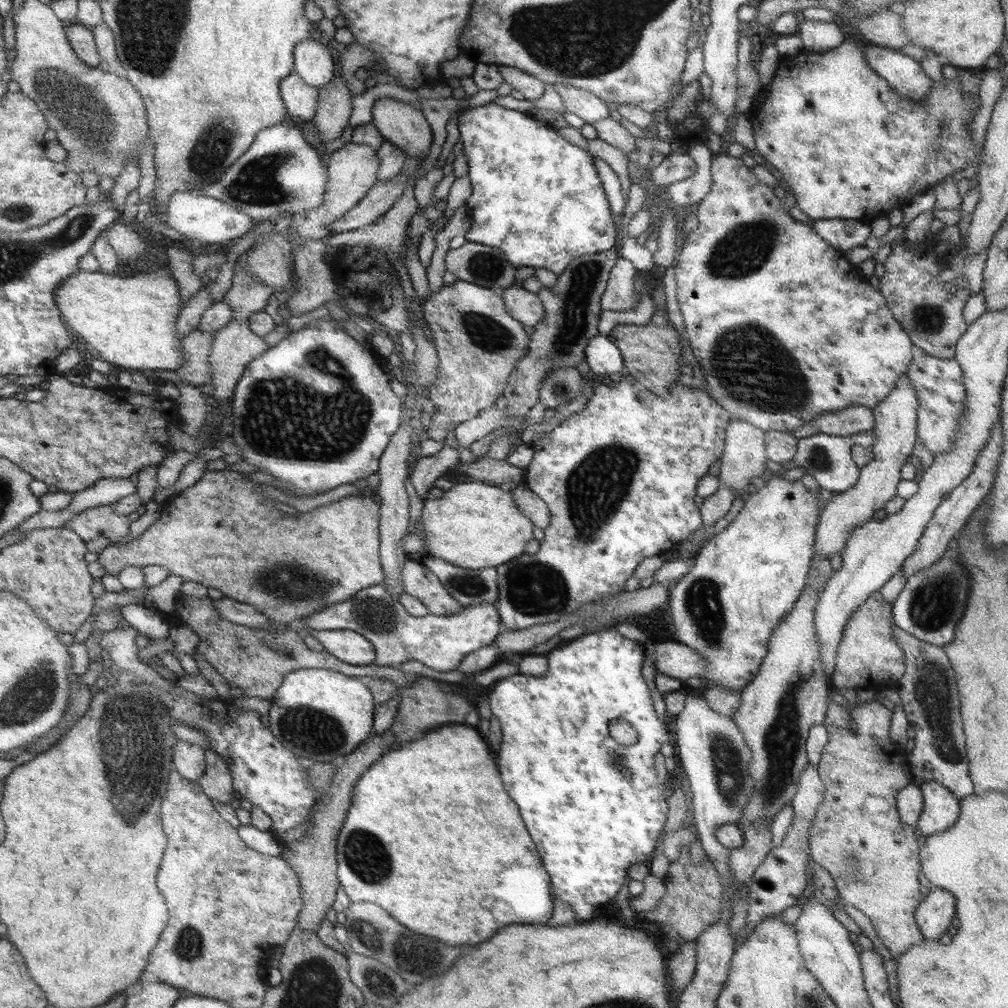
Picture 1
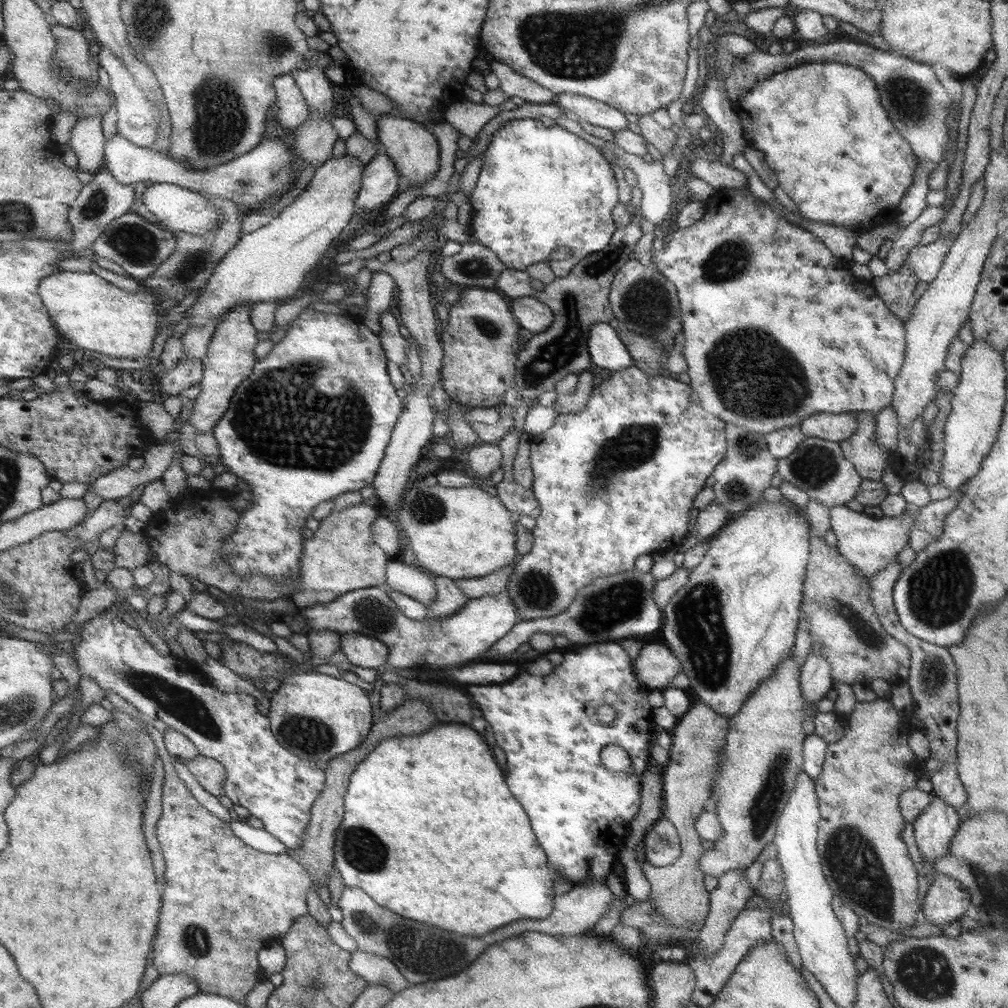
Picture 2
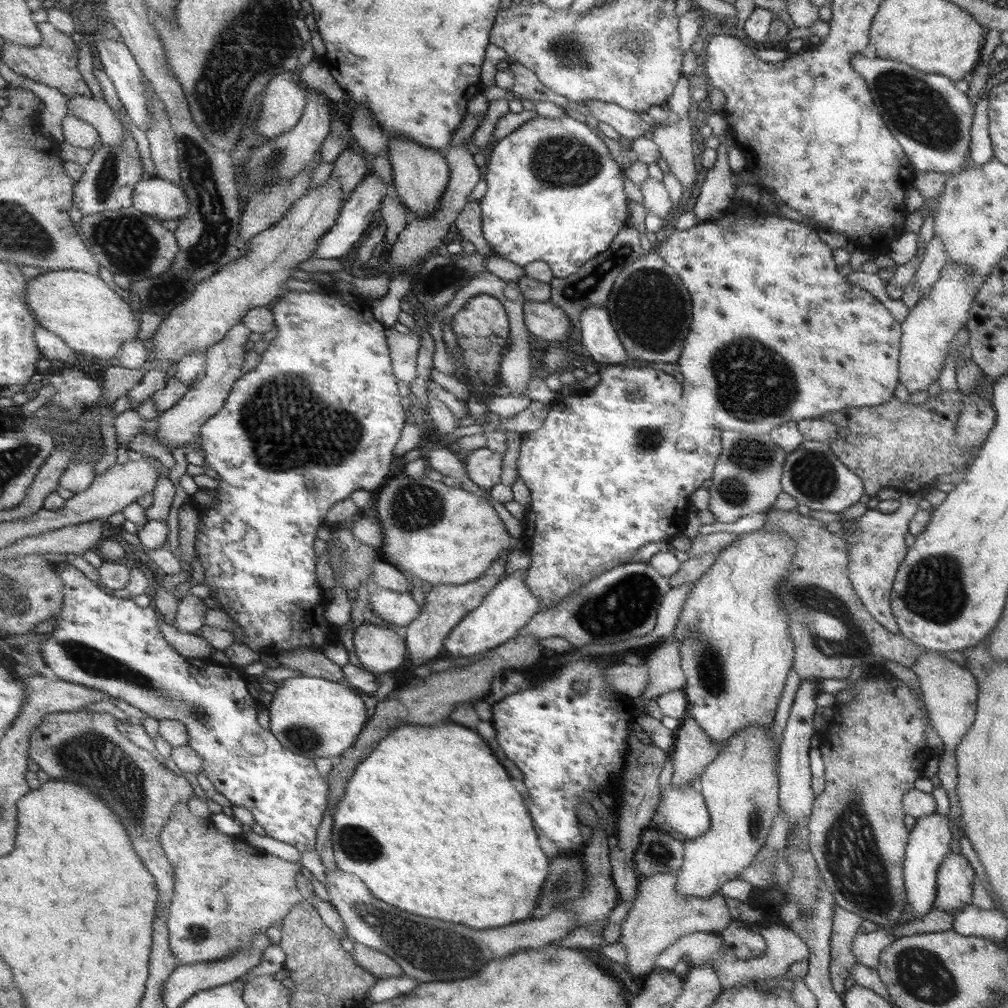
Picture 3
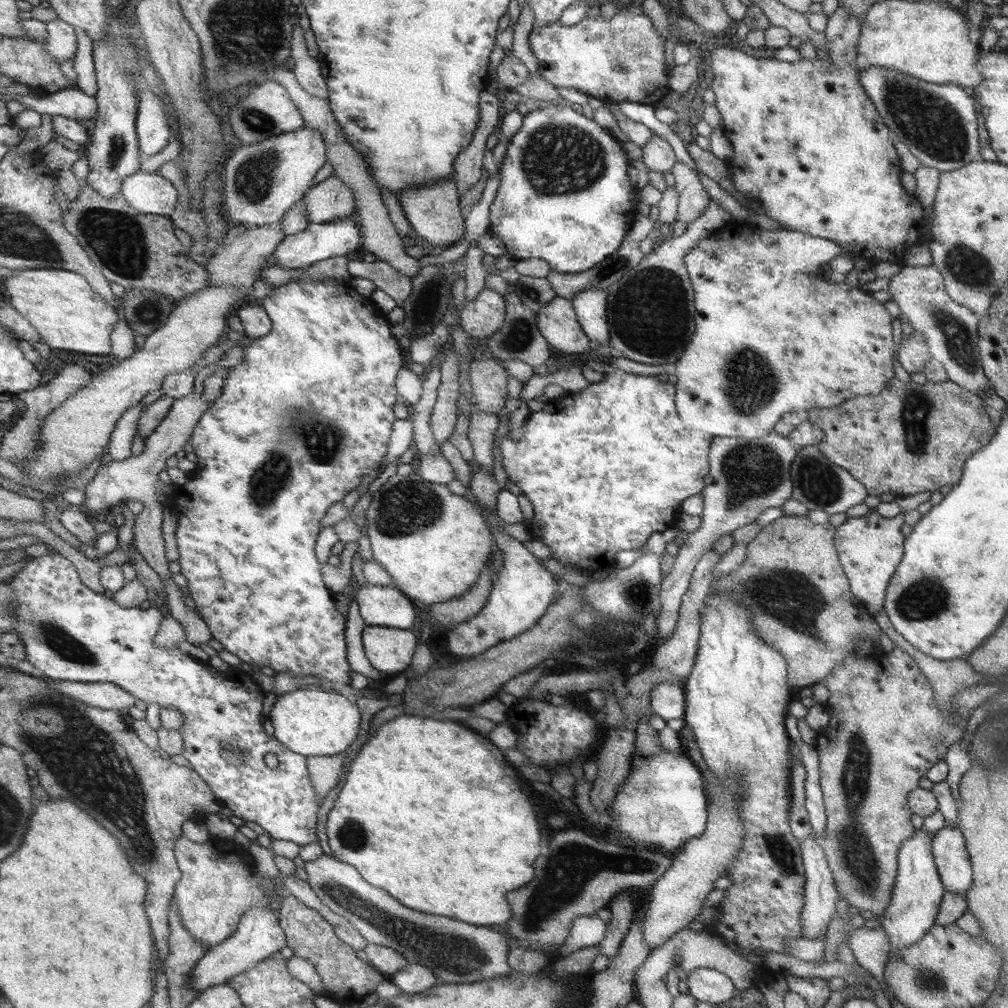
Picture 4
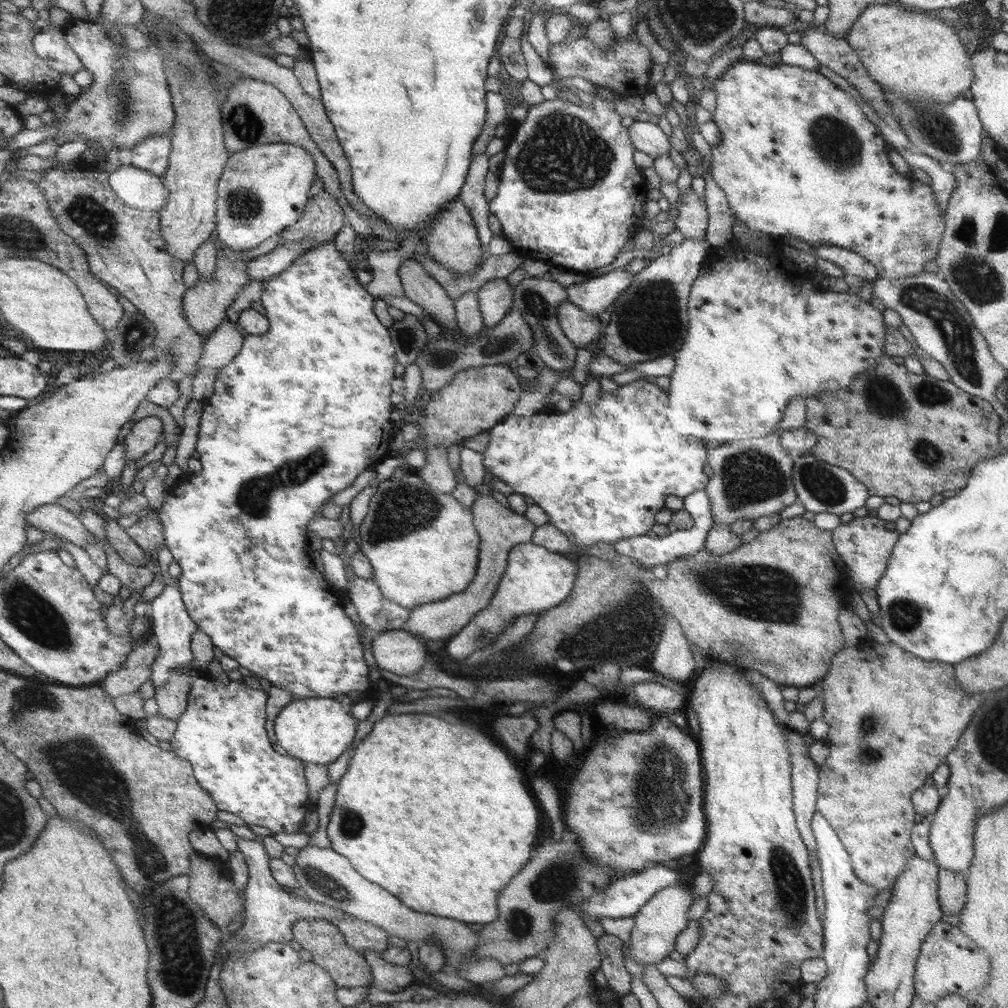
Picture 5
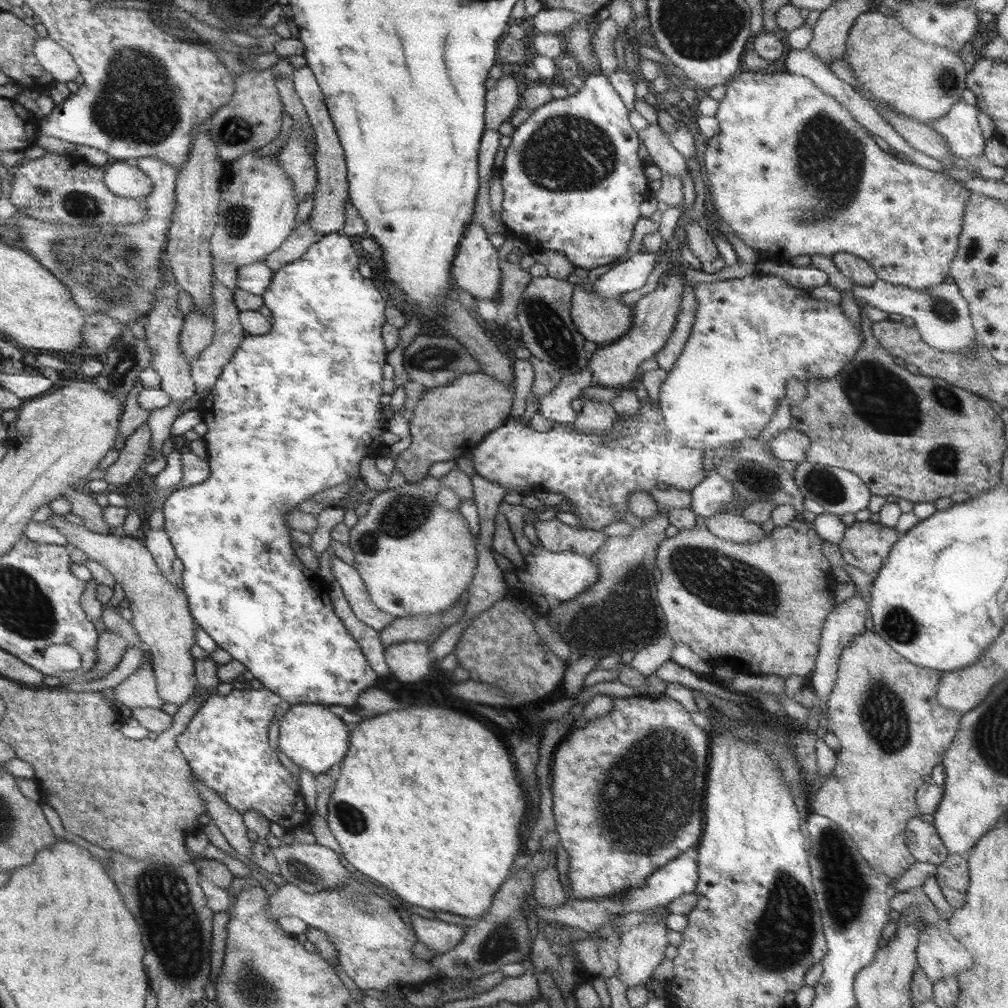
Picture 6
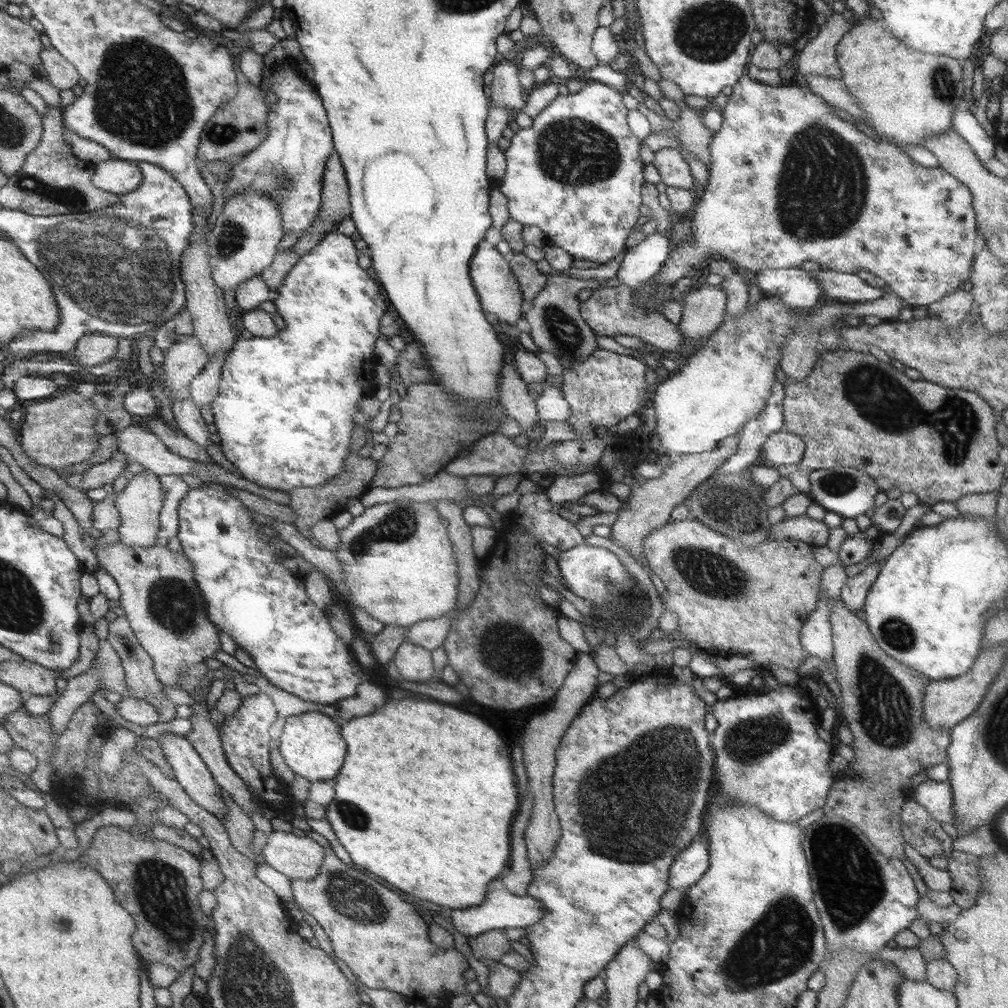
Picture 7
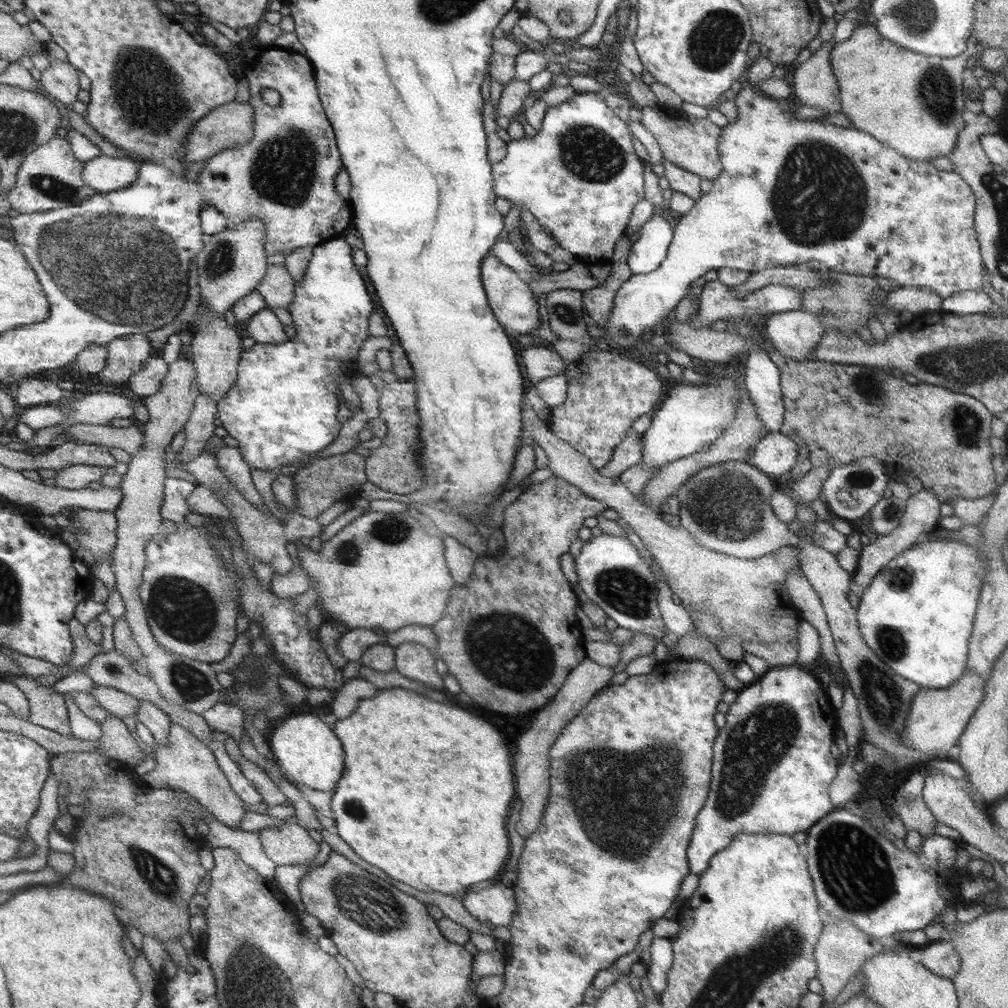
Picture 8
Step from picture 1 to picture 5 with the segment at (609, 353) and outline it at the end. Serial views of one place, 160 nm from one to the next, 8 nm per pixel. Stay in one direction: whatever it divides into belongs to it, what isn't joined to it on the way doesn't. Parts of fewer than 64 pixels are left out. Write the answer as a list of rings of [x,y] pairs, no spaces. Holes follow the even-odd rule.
[[[625,268],[616,269],[596,278],[589,278],[584,282],[573,284],[566,290],[566,300],[574,304],[579,310],[591,316],[599,316],[607,306],[611,306],[615,297],[631,286],[633,276]]]

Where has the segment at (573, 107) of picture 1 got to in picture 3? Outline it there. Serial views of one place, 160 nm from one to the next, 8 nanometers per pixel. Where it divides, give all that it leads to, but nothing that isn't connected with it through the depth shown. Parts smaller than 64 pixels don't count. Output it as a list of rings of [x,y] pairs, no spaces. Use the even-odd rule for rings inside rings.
[[[588,100],[584,104],[589,110],[589,115],[593,116],[595,120],[611,126],[619,136],[623,136],[627,140],[639,138],[643,132],[651,129],[651,126],[639,119],[637,113],[623,110],[617,104],[599,100]]]

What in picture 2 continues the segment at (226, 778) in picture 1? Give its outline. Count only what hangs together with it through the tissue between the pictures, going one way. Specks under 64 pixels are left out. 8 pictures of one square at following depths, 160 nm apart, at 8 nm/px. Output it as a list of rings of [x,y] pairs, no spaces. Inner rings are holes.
[[[198,755],[193,761],[187,762],[185,766],[195,776],[195,780],[202,786],[203,790],[215,797],[222,794],[222,784],[226,772],[219,762]]]

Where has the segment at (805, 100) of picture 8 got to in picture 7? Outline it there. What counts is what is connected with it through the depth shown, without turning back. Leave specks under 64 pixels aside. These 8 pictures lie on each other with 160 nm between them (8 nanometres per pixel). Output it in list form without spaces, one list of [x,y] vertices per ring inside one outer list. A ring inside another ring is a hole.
[[[833,13],[818,27],[817,35],[799,51],[797,56],[797,75],[802,86],[805,77],[818,74],[827,78],[840,79],[842,69],[838,65],[837,46],[841,37],[855,24],[854,16],[848,19]]]

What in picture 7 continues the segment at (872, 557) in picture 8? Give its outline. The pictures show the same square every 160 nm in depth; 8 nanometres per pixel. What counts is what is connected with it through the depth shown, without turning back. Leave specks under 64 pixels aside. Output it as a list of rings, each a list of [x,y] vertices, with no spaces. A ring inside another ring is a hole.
[[[883,559],[867,565],[865,569],[857,575],[853,575],[853,577],[845,577],[846,581],[841,587],[838,599],[851,614],[855,614],[857,610],[864,606],[864,600],[869,593],[868,590],[876,580],[882,564]]]

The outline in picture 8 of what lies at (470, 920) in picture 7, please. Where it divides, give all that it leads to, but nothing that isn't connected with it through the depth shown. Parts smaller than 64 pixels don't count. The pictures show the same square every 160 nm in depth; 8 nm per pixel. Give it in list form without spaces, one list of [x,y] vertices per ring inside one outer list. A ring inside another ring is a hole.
[[[500,883],[483,885],[482,887],[467,891],[462,895],[462,905],[466,911],[479,922],[489,922],[491,926],[509,926],[512,914],[516,911],[514,892]]]

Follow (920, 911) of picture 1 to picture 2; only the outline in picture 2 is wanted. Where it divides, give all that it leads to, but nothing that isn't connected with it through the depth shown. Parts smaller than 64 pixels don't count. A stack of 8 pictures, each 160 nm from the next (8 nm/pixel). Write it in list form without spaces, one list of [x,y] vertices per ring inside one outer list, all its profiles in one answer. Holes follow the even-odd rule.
[[[935,871],[923,897],[921,917],[937,926],[957,920],[969,906],[969,896],[959,885],[955,879]]]

